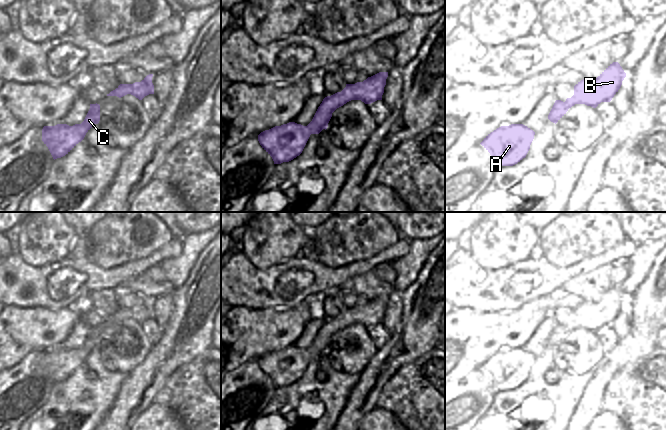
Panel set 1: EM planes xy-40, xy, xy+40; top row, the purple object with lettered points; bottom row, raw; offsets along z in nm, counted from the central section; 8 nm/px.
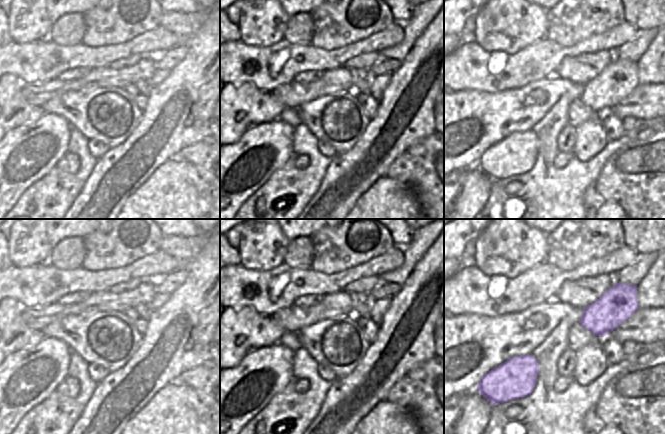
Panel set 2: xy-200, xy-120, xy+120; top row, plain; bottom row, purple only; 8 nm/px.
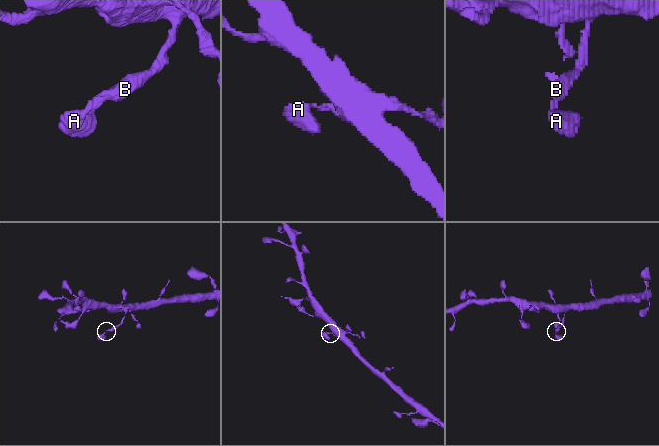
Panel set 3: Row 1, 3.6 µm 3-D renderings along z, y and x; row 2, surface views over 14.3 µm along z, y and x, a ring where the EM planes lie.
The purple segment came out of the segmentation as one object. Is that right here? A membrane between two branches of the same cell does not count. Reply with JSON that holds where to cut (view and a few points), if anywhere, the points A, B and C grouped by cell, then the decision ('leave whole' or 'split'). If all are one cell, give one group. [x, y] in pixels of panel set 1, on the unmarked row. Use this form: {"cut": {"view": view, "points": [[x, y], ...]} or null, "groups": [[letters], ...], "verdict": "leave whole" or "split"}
{"cut": null, "groups": [["A", "B", "C"]], "verdict": "leave whole"}

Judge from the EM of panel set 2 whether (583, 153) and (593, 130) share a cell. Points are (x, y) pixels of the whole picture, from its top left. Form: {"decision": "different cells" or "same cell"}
{"decision": "same cell"}

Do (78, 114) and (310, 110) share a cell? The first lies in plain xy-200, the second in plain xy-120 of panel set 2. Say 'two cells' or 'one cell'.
one cell

